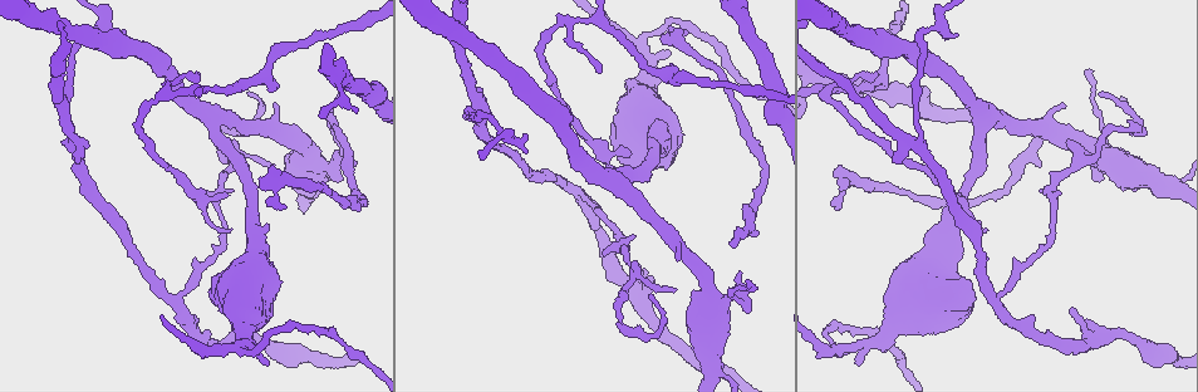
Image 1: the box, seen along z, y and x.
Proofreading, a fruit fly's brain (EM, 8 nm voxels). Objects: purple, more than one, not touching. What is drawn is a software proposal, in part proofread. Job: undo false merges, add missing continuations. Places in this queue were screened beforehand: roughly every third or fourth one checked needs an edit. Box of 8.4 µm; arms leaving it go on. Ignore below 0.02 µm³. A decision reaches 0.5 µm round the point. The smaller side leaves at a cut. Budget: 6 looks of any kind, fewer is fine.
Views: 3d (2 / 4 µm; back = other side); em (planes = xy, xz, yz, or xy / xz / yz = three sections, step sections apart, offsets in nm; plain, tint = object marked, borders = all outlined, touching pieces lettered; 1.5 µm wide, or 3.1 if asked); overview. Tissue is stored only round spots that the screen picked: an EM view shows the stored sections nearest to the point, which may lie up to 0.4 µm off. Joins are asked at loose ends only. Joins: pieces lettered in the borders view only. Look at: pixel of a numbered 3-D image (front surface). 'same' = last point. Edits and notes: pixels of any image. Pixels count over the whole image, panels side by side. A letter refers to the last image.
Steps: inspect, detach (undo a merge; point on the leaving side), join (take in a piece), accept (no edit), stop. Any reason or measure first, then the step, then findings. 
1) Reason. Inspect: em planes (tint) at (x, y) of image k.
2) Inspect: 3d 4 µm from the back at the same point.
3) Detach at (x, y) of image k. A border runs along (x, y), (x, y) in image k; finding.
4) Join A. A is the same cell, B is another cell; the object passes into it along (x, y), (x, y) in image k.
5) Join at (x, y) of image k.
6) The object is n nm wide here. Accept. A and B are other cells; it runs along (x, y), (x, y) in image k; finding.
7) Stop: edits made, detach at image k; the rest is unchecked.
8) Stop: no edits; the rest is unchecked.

Long arm stops here. Inspect: 3d 4 µm at (730, 245) of image 1.

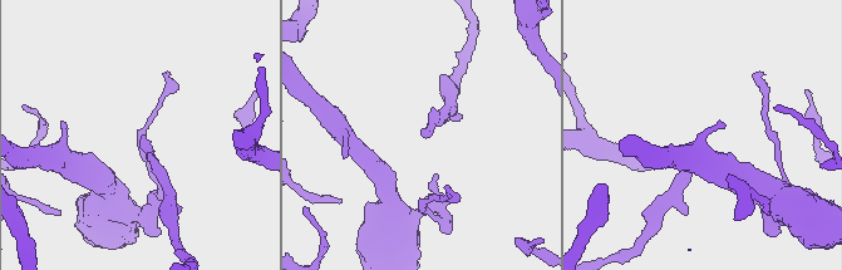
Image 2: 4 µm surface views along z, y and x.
Need the tissue. Inspect: em planes (borders) at (146, 138) of image 2.

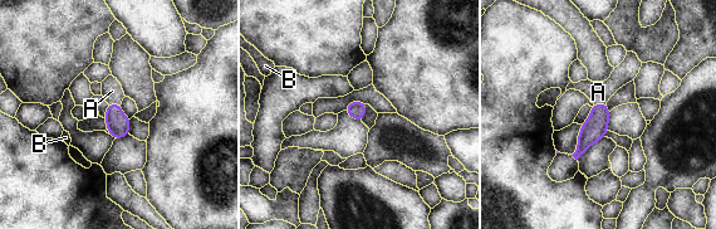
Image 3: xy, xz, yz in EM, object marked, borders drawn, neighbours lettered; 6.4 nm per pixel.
Join A. A is the same cell, B is another cell; the object passes into it along (596, 127), (601, 105), (598, 92) in image 3; it goes on there.

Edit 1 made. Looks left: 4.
Inspect: overview.

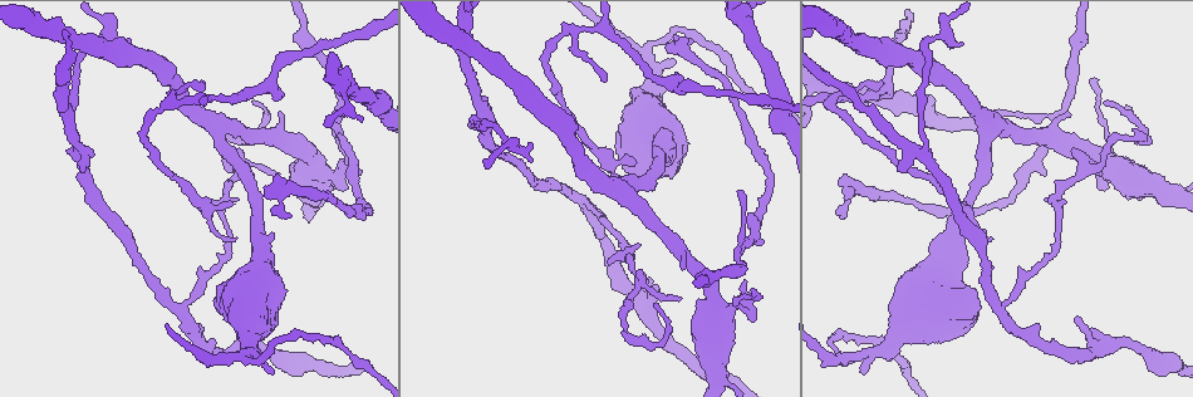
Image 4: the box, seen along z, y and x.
Branch point. Inspect: em yz step 8 (tint) at (239, 348) of image 4.

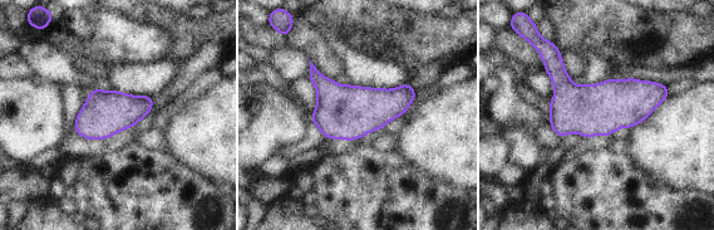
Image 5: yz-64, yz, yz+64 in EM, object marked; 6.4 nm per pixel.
Cut it another way. Inspect: em planes (borders) at the same point.

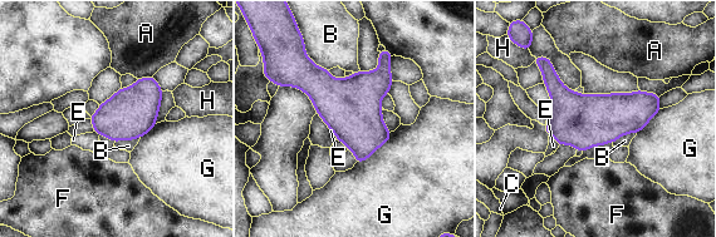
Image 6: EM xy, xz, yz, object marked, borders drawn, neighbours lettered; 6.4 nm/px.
Accept. A, B, C, E, F, G and H are other cells; a border runs along (549, 134), (559, 144) in image 6; continuous, no second neuron.

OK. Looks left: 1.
Stop: edits made, join at image 3; the rest is unchecked.

